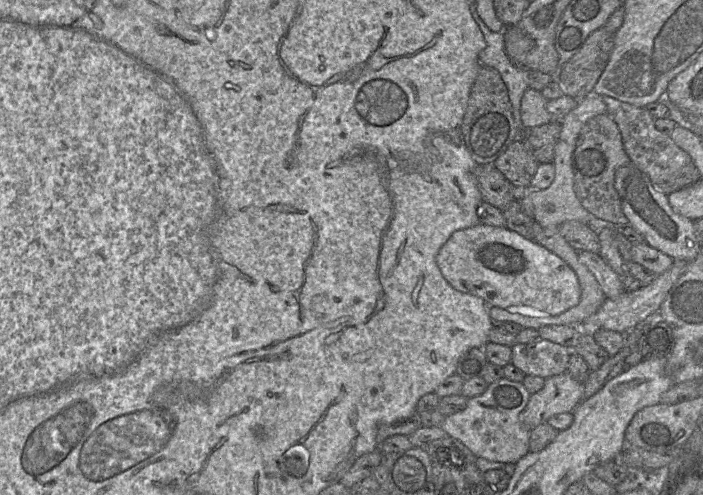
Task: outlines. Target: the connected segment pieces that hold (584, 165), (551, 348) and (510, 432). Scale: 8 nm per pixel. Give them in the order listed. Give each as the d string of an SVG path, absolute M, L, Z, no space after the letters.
M608 114L594 116L583 125L572 155L573 188L582 206L598 223L614 226L628 224L614 180L616 170L630 162L623 147L620 130Z
M542 338L511 347L511 362L525 376L544 379L567 371L571 350L558 343Z
M502 378L489 384L482 394L469 398L463 410L445 416L440 428L450 437L461 441L477 458L515 464L530 452L530 430L519 421L519 415L530 396L522 382Z

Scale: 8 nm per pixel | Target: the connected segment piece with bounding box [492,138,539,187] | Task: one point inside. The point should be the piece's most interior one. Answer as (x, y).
(518, 165)

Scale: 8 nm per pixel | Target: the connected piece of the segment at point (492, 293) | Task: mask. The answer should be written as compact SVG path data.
M479 223L456 230L439 249L436 263L453 288L507 311L546 313L550 317L576 306L581 297L578 277L565 261L506 227Z

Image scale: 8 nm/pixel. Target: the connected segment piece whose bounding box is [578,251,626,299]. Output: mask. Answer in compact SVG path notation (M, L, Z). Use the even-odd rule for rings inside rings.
M578 251L578 257L595 276L606 298L615 299L626 292L622 275L617 274L599 253Z

